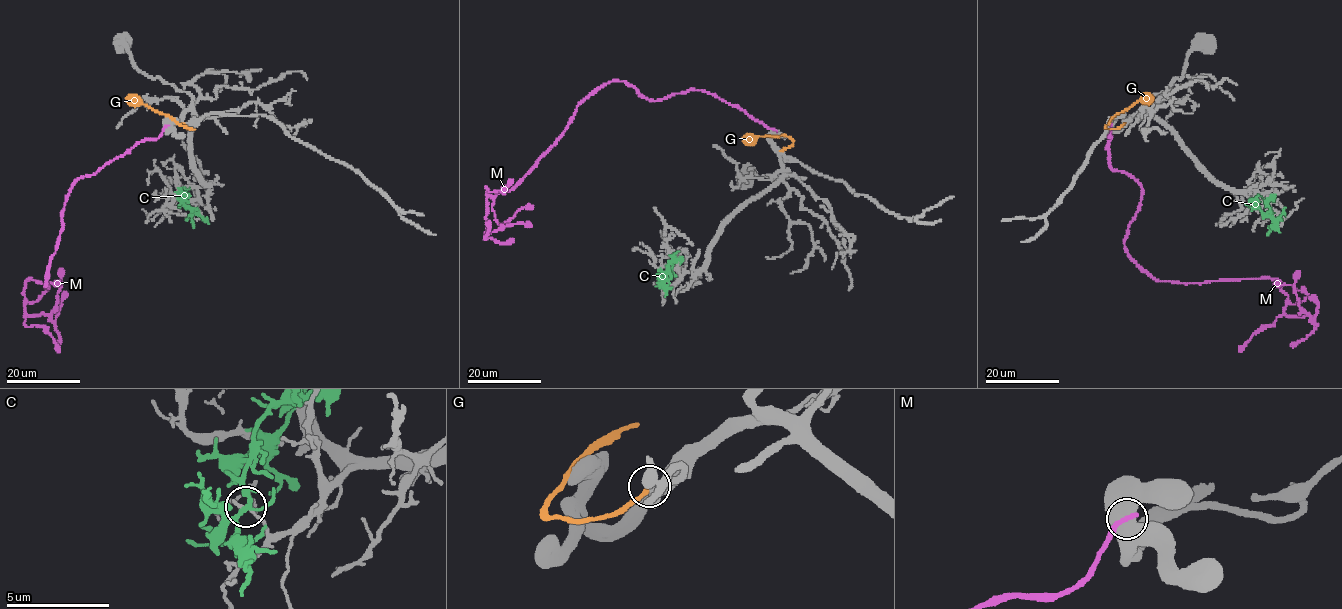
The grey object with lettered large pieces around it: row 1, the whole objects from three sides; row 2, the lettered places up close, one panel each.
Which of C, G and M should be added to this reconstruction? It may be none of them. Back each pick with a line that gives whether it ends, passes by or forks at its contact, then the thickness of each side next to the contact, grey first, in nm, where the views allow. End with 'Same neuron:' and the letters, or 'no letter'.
Same neuron: no letter

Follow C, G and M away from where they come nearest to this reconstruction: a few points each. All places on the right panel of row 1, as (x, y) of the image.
C: (1271, 218), (1255, 206), (1244, 204)
G: (1124, 123), (1113, 129), (1105, 126), (1111, 118), (1139, 100), (1148, 102), (1153, 98)
M: (1111, 124), (1110, 167), (1141, 192), (1130, 259), (1158, 280), (1276, 279), (1285, 315), (1311, 316), (1299, 271)

